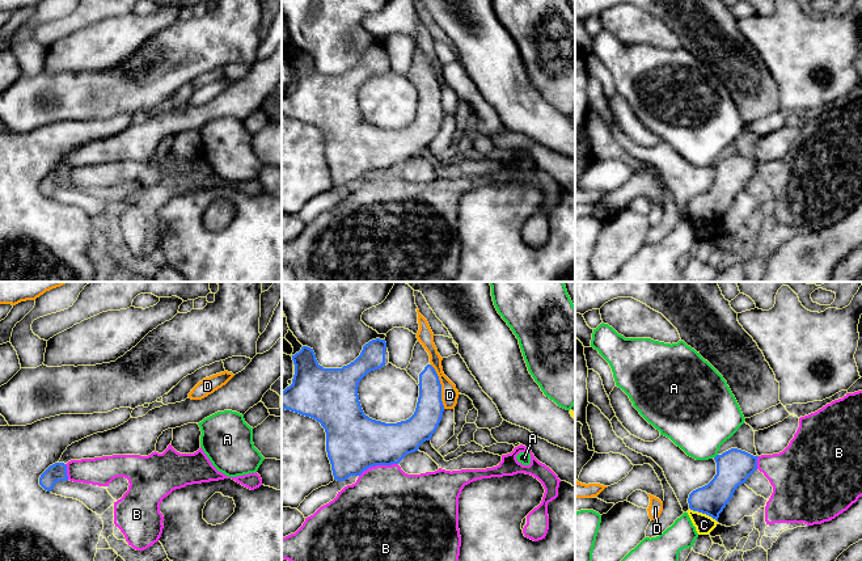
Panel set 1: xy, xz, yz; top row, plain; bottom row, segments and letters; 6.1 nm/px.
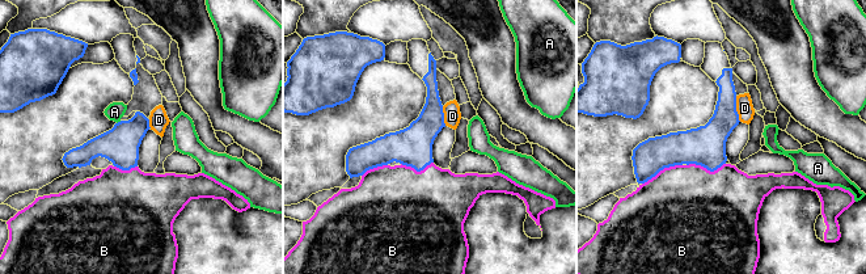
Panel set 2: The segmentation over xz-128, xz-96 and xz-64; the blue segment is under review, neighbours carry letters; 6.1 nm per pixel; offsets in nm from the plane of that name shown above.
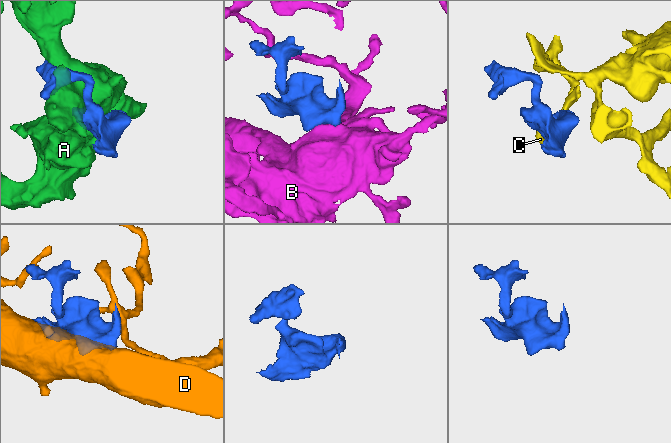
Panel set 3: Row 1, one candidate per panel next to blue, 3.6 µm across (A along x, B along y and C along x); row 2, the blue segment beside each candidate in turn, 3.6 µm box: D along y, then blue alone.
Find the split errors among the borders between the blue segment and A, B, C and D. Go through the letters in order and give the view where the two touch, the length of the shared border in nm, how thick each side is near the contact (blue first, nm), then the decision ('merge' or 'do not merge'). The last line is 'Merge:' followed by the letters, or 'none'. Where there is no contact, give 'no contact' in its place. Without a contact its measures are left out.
A: meets blue in yz; contact 40 nm long; 220 nm thick on the blue side, 420 nm on the other; do not merge
B: meets blue in xz; contact 260 nm long; 360 nm thick on the blue side, 460 nm on the other; merge
C: meets blue in yz; contact 200 nm long; 190 nm thick on the blue side, 120 nm on the other; do not merge
D: meets blue in xz; contact 280 nm long; 170 nm thick on the blue side, 110 nm on the other; do not merge
Merge: B

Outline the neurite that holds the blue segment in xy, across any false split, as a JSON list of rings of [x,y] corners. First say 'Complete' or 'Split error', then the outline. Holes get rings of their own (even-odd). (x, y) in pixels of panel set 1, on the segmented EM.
Split error. [[[169,444],[162,454],[155,451],[148,456],[113,455],[71,460],[67,464],[55,463],[41,474],[39,485],[47,492],[51,492],[58,481],[67,480],[109,486],[109,484],[117,477],[127,478],[130,485],[123,497],[114,502],[114,524],[124,535],[128,545],[136,551],[144,551],[159,541],[164,528],[164,516],[160,513],[160,503],[173,490],[185,488],[186,485],[219,481],[224,478],[232,478],[250,490],[262,485],[262,478],[257,472],[237,477],[228,477],[219,472],[203,452],[202,447],[194,454],[179,454],[172,447],[172,444]]]

